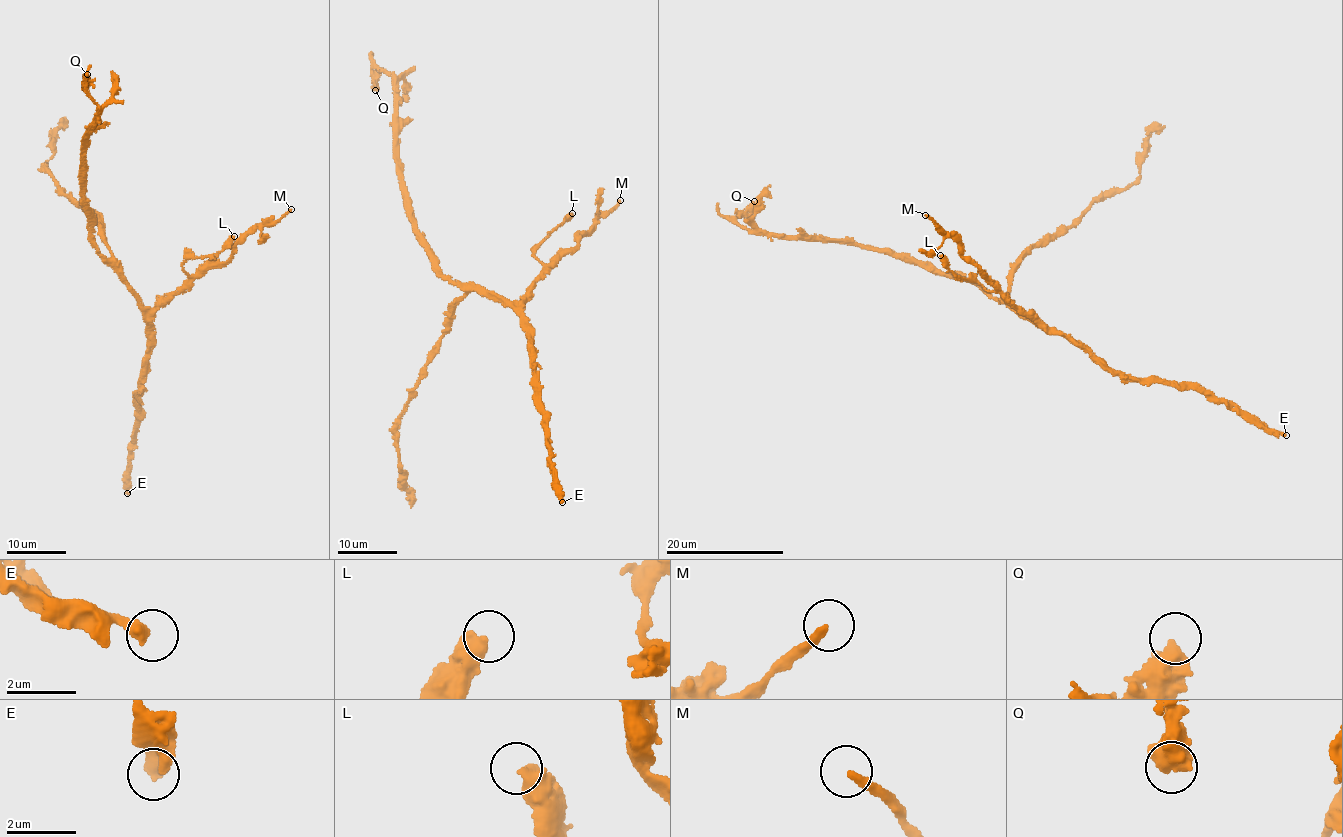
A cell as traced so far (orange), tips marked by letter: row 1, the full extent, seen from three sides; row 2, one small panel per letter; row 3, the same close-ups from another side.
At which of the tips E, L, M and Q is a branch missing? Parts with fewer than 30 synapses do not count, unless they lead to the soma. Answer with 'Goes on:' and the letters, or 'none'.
Goes on: none

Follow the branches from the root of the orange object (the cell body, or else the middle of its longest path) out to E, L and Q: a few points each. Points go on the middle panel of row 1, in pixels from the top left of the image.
E: (468, 287), (485, 291), (520, 316), (532, 355), (536, 406), (542, 414), (550, 472), (562, 502)
L: (468, 287), (479, 286), (509, 302), (521, 302), (543, 268), (543, 263), (533, 256), (535, 246), (572, 213)
Q: (468, 287), (441, 274), (433, 265), (411, 217), (410, 200), (398, 170), (395, 79), (373, 68), (375, 90)

